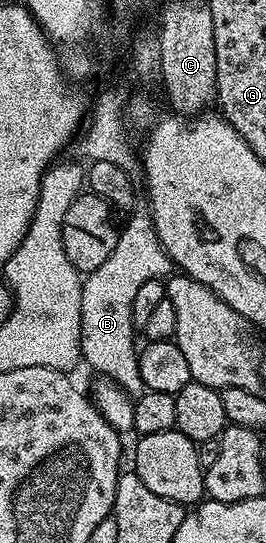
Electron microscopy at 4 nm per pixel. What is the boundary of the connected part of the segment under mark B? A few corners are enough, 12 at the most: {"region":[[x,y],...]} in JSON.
{"region":[[149,211],[82,281],[83,361],[137,398],[132,302],[176,265]]}

